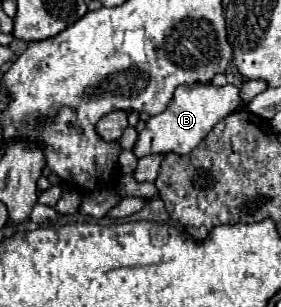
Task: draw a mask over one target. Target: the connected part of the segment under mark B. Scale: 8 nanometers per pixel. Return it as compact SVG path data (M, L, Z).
M212 83L208 85L180 85L174 93L174 101L168 105L166 111L160 115L154 115L146 121L146 127L138 135L138 143L134 147L136 157L144 157L148 153L190 153L210 131L212 127L222 121L226 115L234 113L240 105L244 105L240 97L240 87L236 85L224 85L216 87Z

